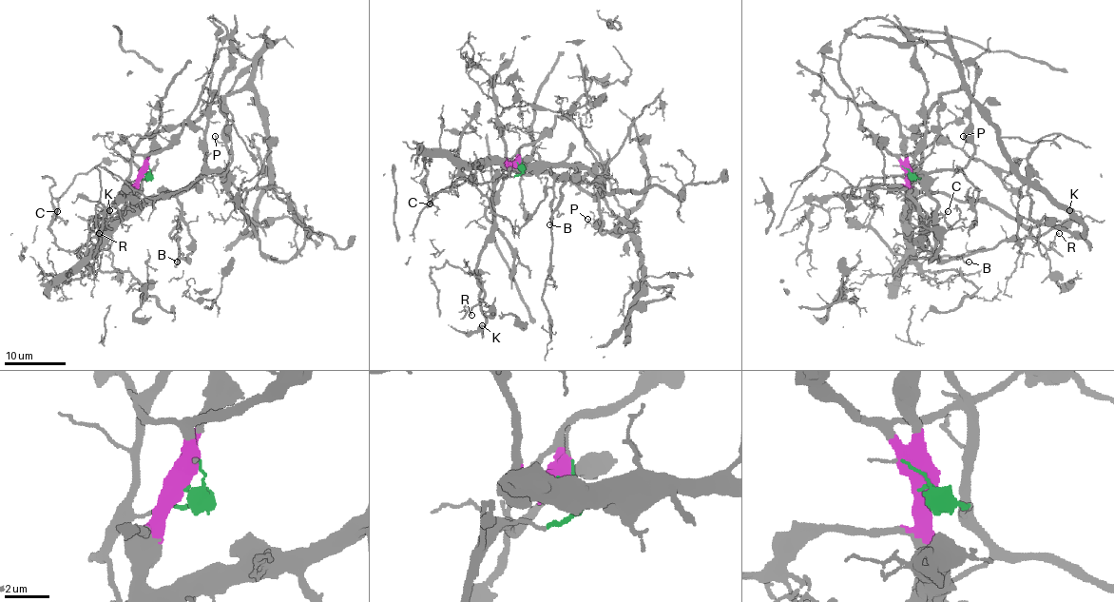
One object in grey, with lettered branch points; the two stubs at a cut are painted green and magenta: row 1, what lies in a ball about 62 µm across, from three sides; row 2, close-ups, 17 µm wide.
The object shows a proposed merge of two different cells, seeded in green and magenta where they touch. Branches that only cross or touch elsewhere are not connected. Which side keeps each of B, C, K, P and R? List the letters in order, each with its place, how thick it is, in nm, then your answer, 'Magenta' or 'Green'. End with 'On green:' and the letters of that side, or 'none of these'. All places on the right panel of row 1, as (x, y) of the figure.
B: Place: (969, 262). Thickness 110 nm. Magenta
C: Place: (948, 211). Thickness 200 nm. Green
K: Place: (1069, 210). Thickness 90 nm. Green
P: Place: (963, 136). Thickness 70 nm. Magenta
R: Place: (1059, 233). Thickness 130 nm. Green
On green: C, K, R

